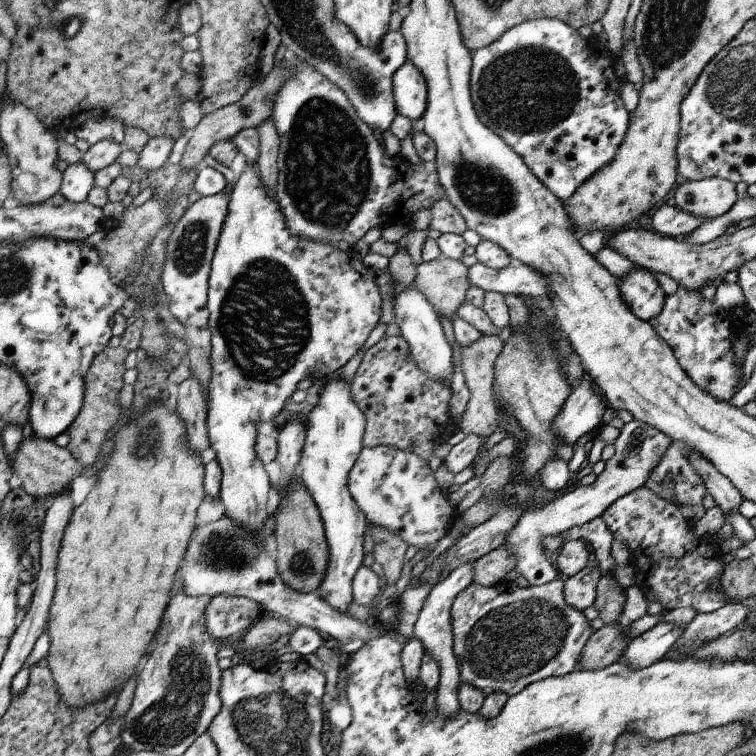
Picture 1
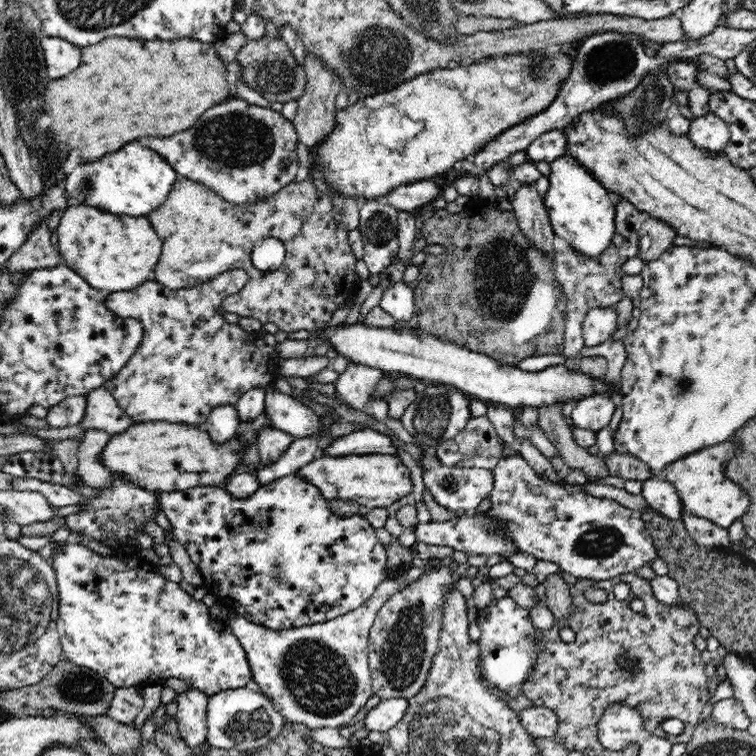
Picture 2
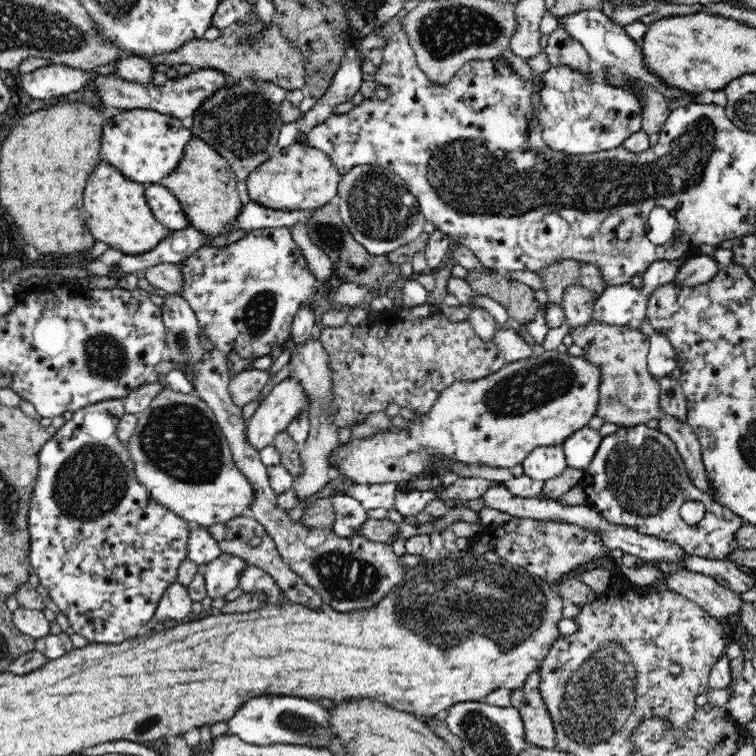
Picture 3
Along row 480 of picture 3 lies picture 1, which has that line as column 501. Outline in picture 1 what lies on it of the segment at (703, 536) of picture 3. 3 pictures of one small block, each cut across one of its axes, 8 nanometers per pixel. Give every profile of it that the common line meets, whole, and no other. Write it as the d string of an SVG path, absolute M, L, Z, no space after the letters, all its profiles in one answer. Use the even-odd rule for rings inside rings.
M558 576L548 584L536 586L504 580L491 587L483 587L478 583L464 587L449 606L453 653L459 664L461 680L474 685L485 694L485 698L493 692L511 697L533 682L561 677L572 671L593 632L583 612L565 603L563 586L564 578Z

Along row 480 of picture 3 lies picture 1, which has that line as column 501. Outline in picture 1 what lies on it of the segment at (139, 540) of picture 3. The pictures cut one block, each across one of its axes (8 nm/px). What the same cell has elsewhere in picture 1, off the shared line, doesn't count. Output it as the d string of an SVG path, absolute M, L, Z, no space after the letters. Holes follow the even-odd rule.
M559 18L524 21L498 40L472 52L470 90L478 118L524 161L554 196L568 200L596 171L610 164L625 139L630 114L621 97L623 81L616 75L617 55L595 36L582 37Z

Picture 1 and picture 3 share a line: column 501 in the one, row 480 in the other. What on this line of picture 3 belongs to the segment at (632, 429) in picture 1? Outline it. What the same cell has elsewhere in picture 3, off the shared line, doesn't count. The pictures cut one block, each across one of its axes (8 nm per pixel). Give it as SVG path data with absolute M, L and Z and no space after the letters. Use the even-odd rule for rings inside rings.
M562 446L536 448L522 461L523 474L534 479L547 481L560 476L568 467Z

